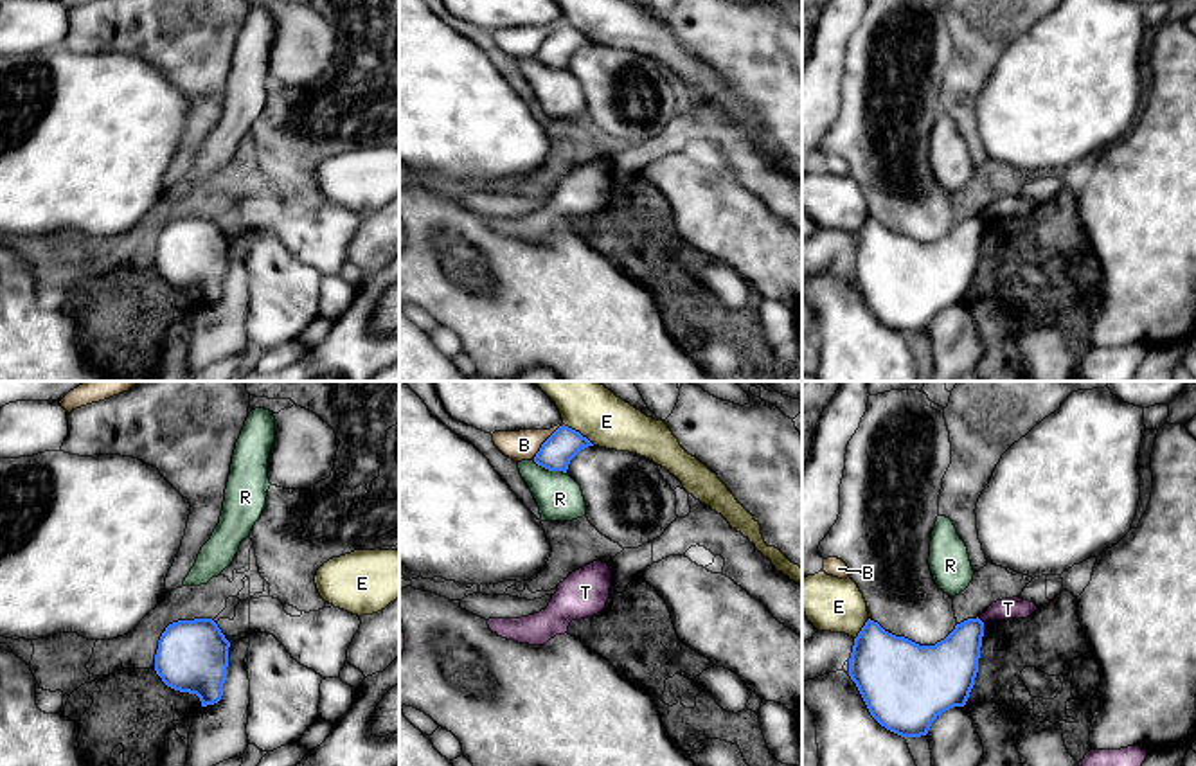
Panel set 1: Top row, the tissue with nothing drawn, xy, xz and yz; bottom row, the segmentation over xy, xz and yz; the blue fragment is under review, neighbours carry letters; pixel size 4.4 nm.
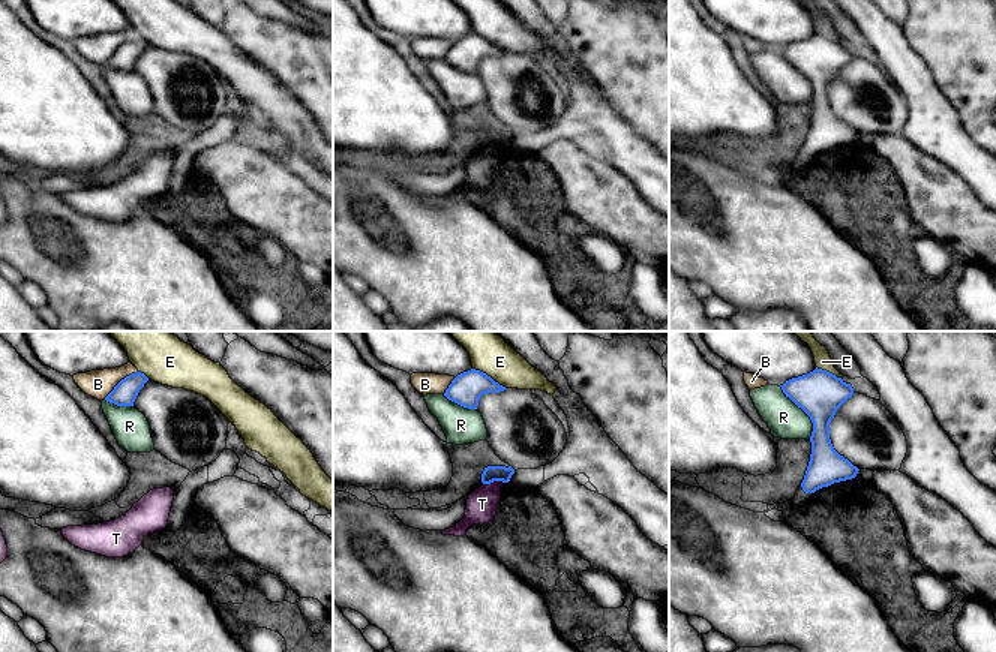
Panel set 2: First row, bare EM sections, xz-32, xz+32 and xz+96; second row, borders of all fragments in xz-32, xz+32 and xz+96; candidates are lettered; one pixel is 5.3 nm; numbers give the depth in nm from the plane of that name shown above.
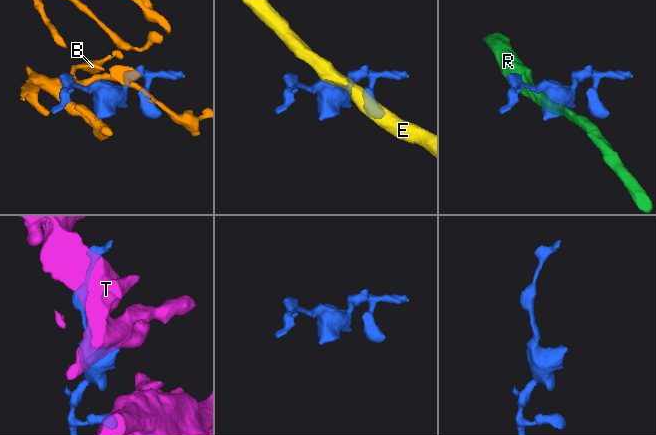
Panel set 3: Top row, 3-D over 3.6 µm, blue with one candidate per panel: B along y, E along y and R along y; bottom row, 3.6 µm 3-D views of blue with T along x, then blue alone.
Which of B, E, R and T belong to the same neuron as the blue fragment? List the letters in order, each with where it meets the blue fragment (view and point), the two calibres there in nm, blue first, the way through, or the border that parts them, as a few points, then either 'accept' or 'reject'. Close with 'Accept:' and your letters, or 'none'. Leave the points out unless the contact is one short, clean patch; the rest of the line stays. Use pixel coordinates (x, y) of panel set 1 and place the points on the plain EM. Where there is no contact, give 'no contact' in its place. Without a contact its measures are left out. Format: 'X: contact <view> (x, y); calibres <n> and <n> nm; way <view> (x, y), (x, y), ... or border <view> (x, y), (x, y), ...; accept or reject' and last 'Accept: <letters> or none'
B: contact xz (545, 38); calibres 150 and 140 nm; reject
E: contact xz (578, 29); calibres 150 and 220 nm; border xz (563, 20), (594, 42); reject
R: contact xz (549, 67); calibres 150 and 200 nm; reject
T: contact yz (981, 218); calibres 240 and 100 nm; border yz (977, 214), (982, 220); reject
Accept: none

